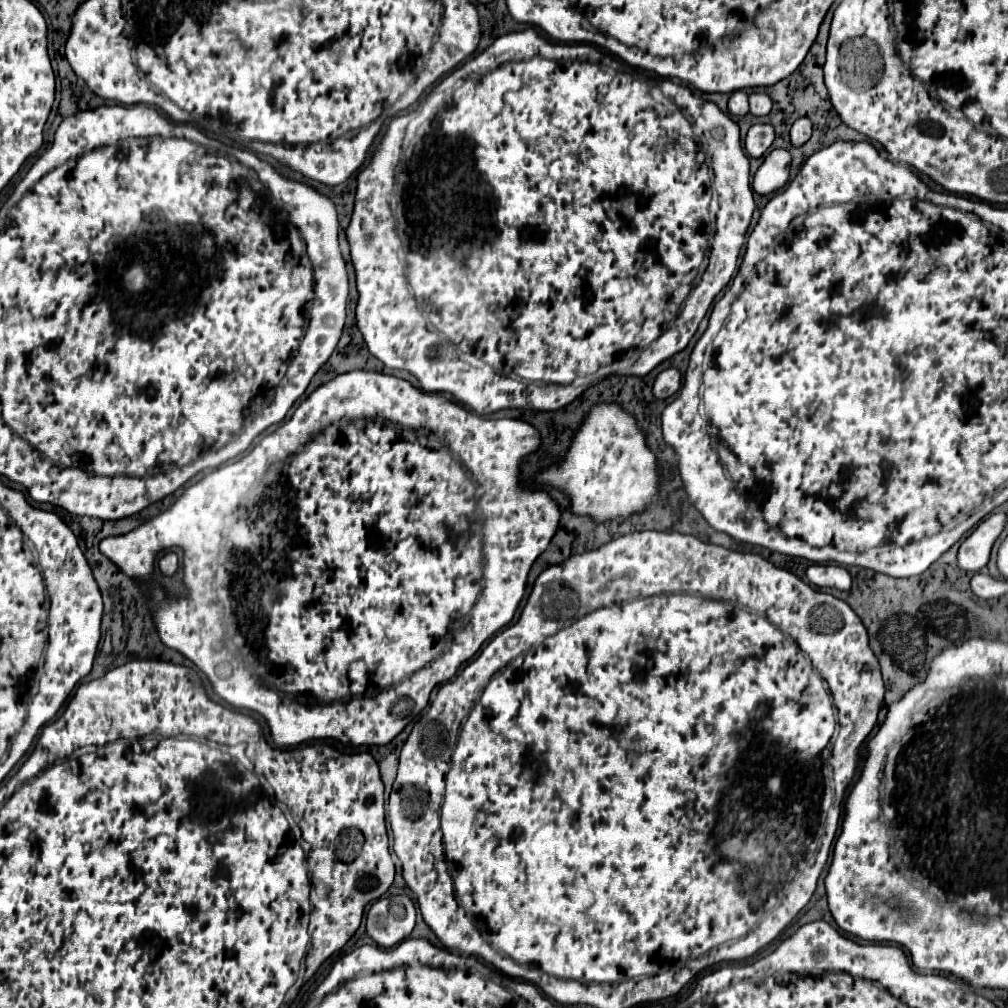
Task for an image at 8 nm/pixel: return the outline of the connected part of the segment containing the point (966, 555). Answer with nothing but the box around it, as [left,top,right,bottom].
[958,512,1006,572]

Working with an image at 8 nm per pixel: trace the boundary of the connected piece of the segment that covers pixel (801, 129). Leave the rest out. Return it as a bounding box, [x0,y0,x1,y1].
[790,118,812,146]

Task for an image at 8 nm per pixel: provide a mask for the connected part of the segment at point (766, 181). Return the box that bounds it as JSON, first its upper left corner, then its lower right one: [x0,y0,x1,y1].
[754,148,790,194]

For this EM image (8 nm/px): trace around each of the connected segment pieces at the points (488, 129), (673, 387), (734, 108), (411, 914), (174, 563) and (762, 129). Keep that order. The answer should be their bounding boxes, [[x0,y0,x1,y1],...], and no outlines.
[[346,27,755,414],[652,368,680,400],[728,90,748,116],[366,896,416,948],[160,552,178,576],[744,124,774,158]]

